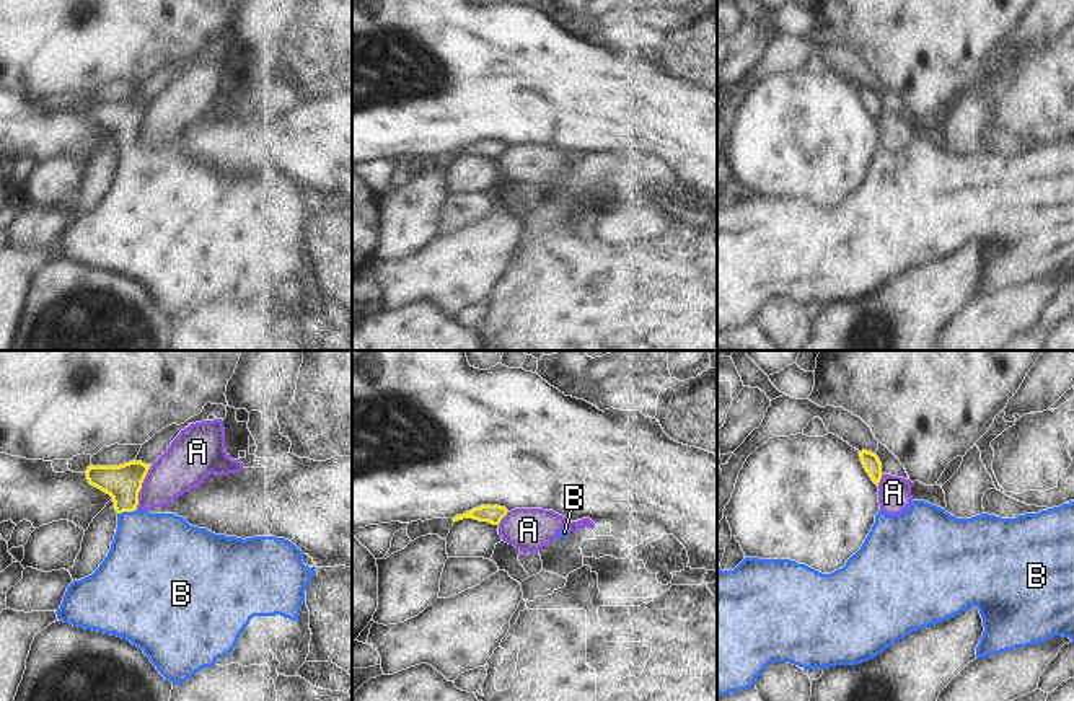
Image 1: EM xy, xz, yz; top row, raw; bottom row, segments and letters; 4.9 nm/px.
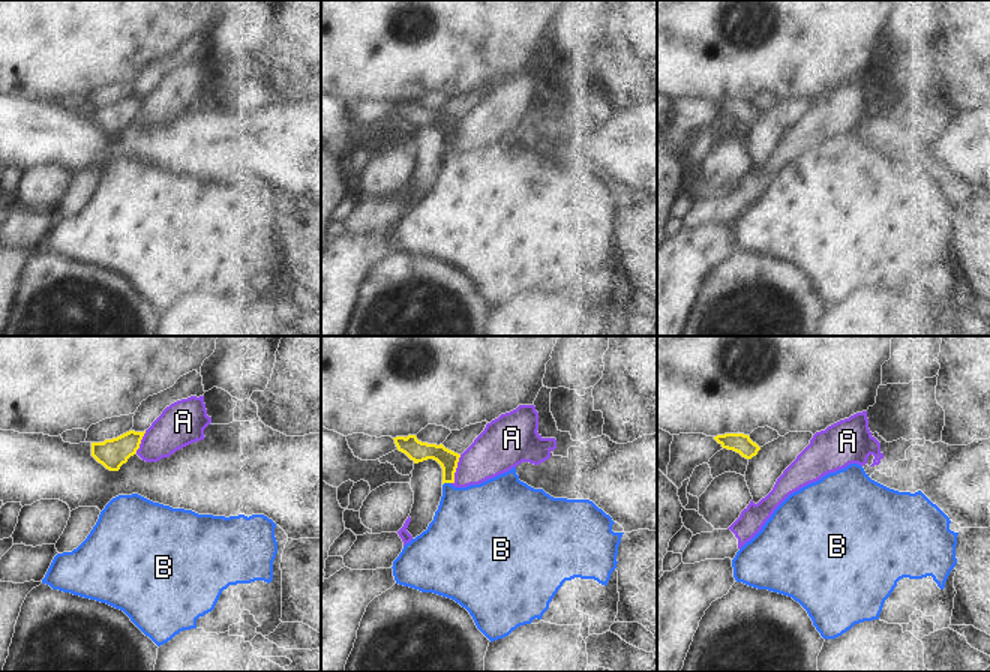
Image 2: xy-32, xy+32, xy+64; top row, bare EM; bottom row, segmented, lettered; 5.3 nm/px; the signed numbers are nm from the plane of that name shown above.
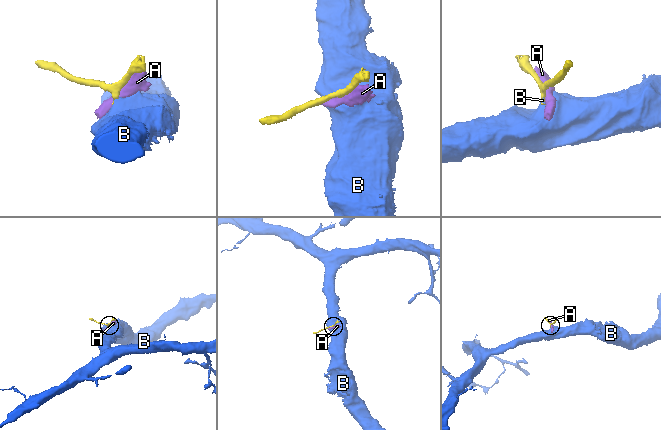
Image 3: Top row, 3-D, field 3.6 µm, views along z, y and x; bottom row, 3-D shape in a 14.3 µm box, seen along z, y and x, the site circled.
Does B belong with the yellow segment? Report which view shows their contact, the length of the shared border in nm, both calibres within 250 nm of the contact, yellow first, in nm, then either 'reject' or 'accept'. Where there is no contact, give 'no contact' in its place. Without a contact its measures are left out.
meets yellow in xy; contact 110 nm long; 180 nm thick on the yellow side, 420 nm on the other; accept

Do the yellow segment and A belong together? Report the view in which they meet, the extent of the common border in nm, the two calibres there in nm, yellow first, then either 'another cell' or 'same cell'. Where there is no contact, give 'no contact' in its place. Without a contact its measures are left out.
xy | 240 nm | 180/240 nm | another cell

